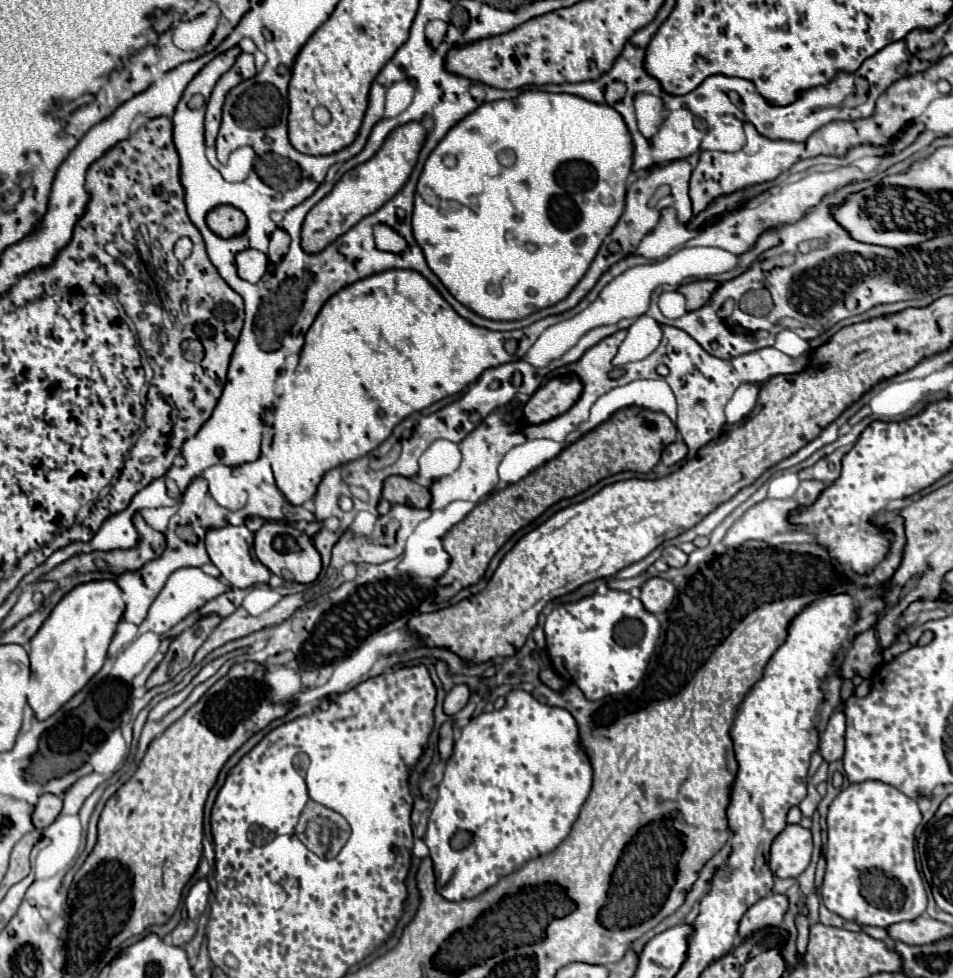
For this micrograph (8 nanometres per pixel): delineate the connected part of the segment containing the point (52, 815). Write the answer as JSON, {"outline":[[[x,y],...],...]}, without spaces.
{"outline":[[[43,794],[35,806],[35,812],[33,812],[35,828],[47,828],[49,824],[53,824],[55,818],[61,814],[61,808],[63,808],[61,796]]]}

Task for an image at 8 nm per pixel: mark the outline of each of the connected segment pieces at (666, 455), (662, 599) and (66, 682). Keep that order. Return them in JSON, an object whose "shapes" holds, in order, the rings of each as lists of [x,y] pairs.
{"shapes":[[[[677,440],[677,442],[673,442],[671,446],[667,446],[667,448],[663,450],[661,462],[663,462],[665,466],[673,466],[673,464],[685,460],[685,456],[687,456],[687,446],[685,446],[685,442]]],[[[651,578],[651,580],[647,580],[643,584],[639,600],[643,602],[643,606],[645,606],[647,612],[661,614],[663,610],[667,610],[667,606],[671,604],[673,596],[675,596],[675,586],[669,580]]],[[[111,580],[79,584],[53,608],[51,616],[29,642],[31,684],[27,704],[37,720],[47,720],[55,714],[101,670],[123,610],[123,594]]]]}

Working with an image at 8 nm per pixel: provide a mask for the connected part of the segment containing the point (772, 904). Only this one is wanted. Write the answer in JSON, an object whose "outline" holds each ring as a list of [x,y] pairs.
{"outline":[[[769,894],[767,898],[761,898],[741,918],[739,922],[741,938],[751,936],[755,930],[763,926],[781,926],[787,908],[789,908],[789,898],[785,894]]]}

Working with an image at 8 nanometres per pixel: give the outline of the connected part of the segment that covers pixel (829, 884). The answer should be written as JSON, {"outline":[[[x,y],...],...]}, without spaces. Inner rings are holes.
{"outline":[[[861,782],[845,788],[827,814],[827,866],[821,886],[823,904],[845,920],[861,926],[891,926],[919,918],[927,908],[927,894],[915,864],[915,828],[921,822],[917,802],[883,782]]]}

